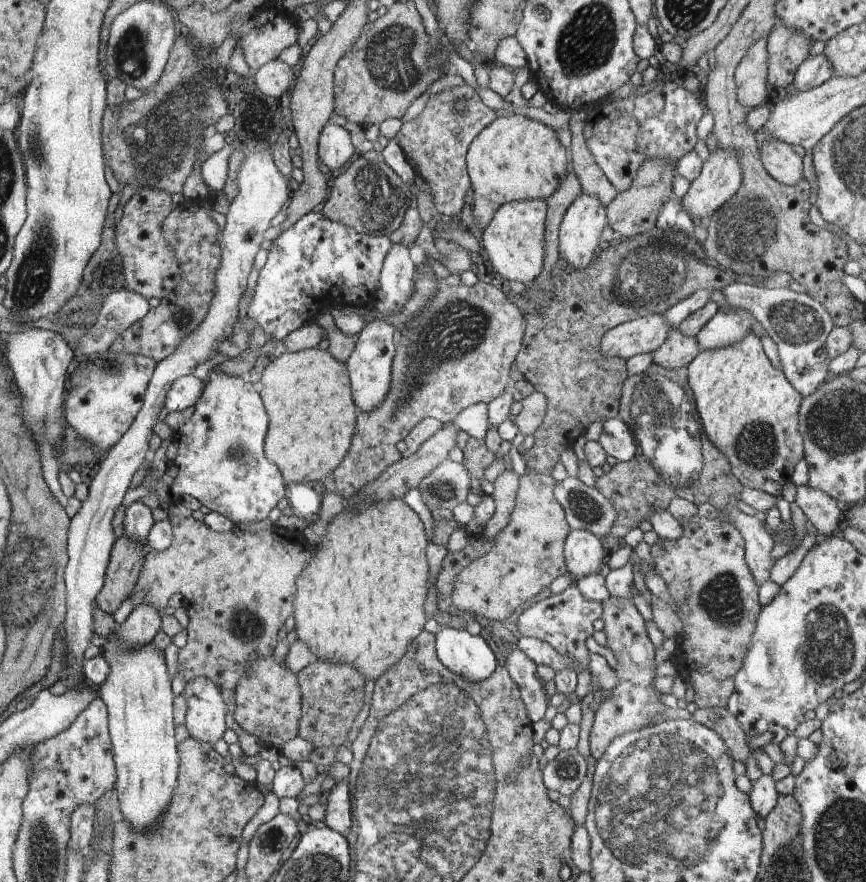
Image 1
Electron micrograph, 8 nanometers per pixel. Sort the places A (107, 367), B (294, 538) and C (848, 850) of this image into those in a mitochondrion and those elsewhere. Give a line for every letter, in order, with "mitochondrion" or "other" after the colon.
A: mitochondrion
B: other
C: mitochondrion

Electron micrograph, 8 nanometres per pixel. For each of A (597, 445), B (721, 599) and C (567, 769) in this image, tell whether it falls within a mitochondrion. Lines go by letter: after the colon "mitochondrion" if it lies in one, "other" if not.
A: other
B: mitochondrion
C: mitochondrion

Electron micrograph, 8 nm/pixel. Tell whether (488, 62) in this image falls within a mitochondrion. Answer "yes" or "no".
no

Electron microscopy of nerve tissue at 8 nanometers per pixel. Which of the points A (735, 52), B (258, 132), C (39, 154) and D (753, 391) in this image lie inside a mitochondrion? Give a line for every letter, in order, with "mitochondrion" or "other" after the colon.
A: other
B: mitochondrion
C: mitochondrion
D: other

